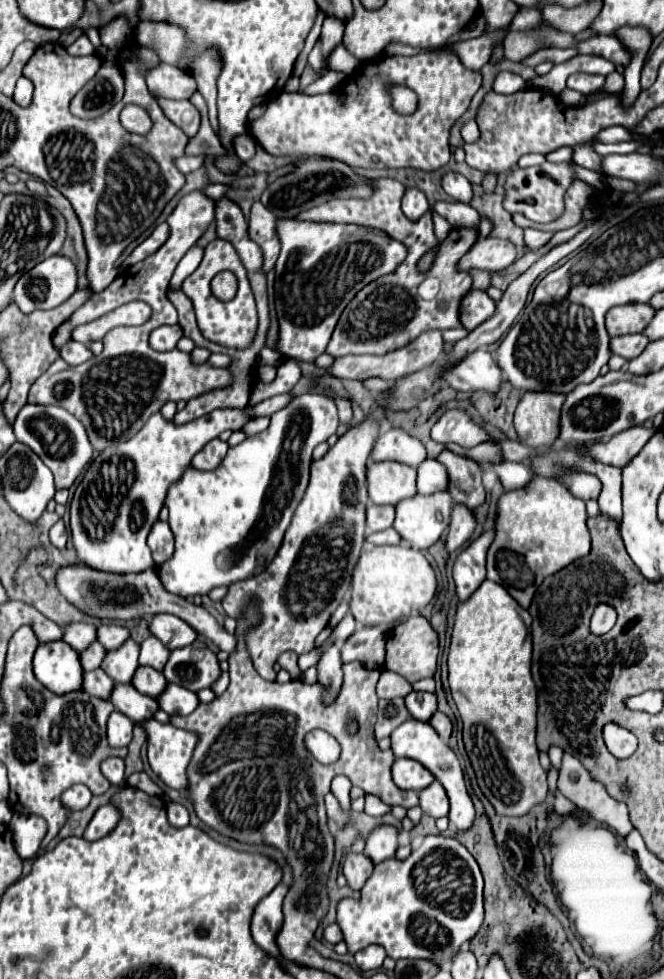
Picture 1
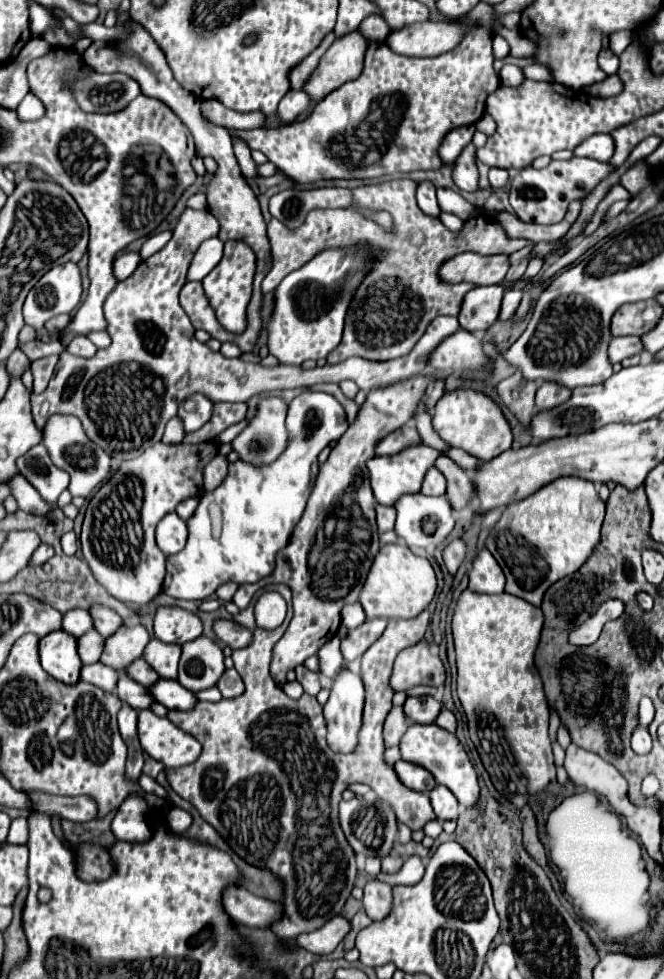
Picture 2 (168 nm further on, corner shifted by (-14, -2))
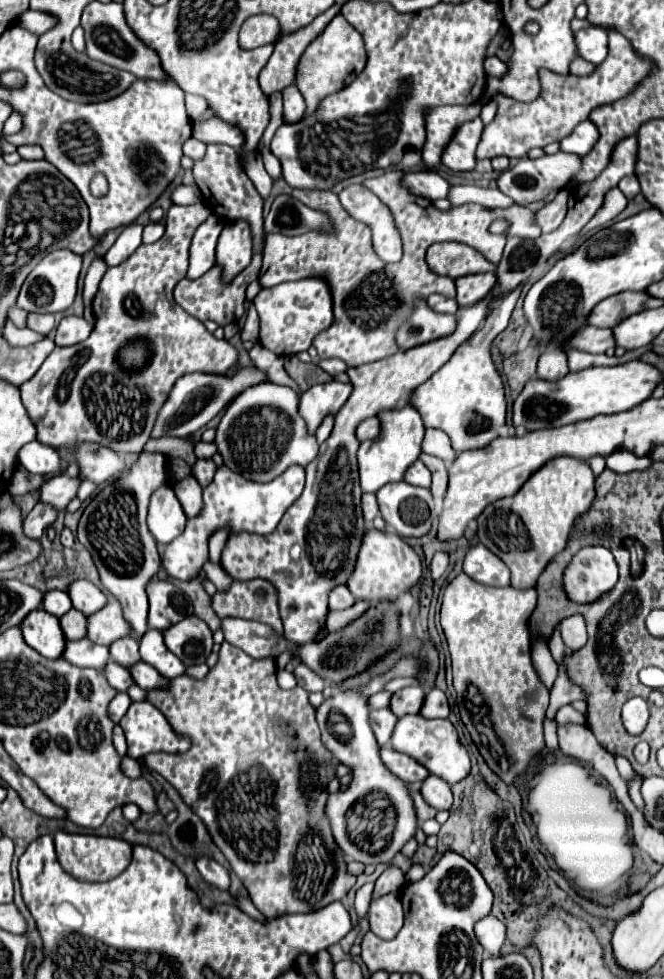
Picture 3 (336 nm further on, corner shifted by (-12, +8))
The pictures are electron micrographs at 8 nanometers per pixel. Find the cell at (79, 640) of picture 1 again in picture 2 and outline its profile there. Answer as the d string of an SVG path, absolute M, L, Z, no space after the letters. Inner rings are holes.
M69 609L63 615L63 631L71 633L73 637L79 637L79 633L87 633L87 629L93 629L91 615L85 609Z

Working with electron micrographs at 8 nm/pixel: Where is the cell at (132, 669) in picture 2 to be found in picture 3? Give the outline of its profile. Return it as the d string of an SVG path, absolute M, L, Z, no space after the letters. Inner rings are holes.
M123 637L123 639L117 639L111 647L109 647L109 653L111 653L111 659L123 667L131 667L133 663L139 663L141 657L139 657L139 643L131 637Z

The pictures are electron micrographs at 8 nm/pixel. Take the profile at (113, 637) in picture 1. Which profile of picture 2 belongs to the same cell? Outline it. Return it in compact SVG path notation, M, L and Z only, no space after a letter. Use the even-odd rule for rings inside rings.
M91 605L89 615L93 619L95 631L99 631L101 637L109 637L111 633L115 633L115 629L119 629L119 625L123 623L123 619L109 607L105 605Z

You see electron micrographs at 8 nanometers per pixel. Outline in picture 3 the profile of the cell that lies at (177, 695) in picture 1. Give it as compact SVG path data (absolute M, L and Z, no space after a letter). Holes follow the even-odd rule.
M139 661L129 671L131 671L135 683L141 689L145 689L145 691L151 691L153 687L169 687L169 683L171 683L169 679L165 679L163 675L159 675L155 667L149 667L145 661Z

